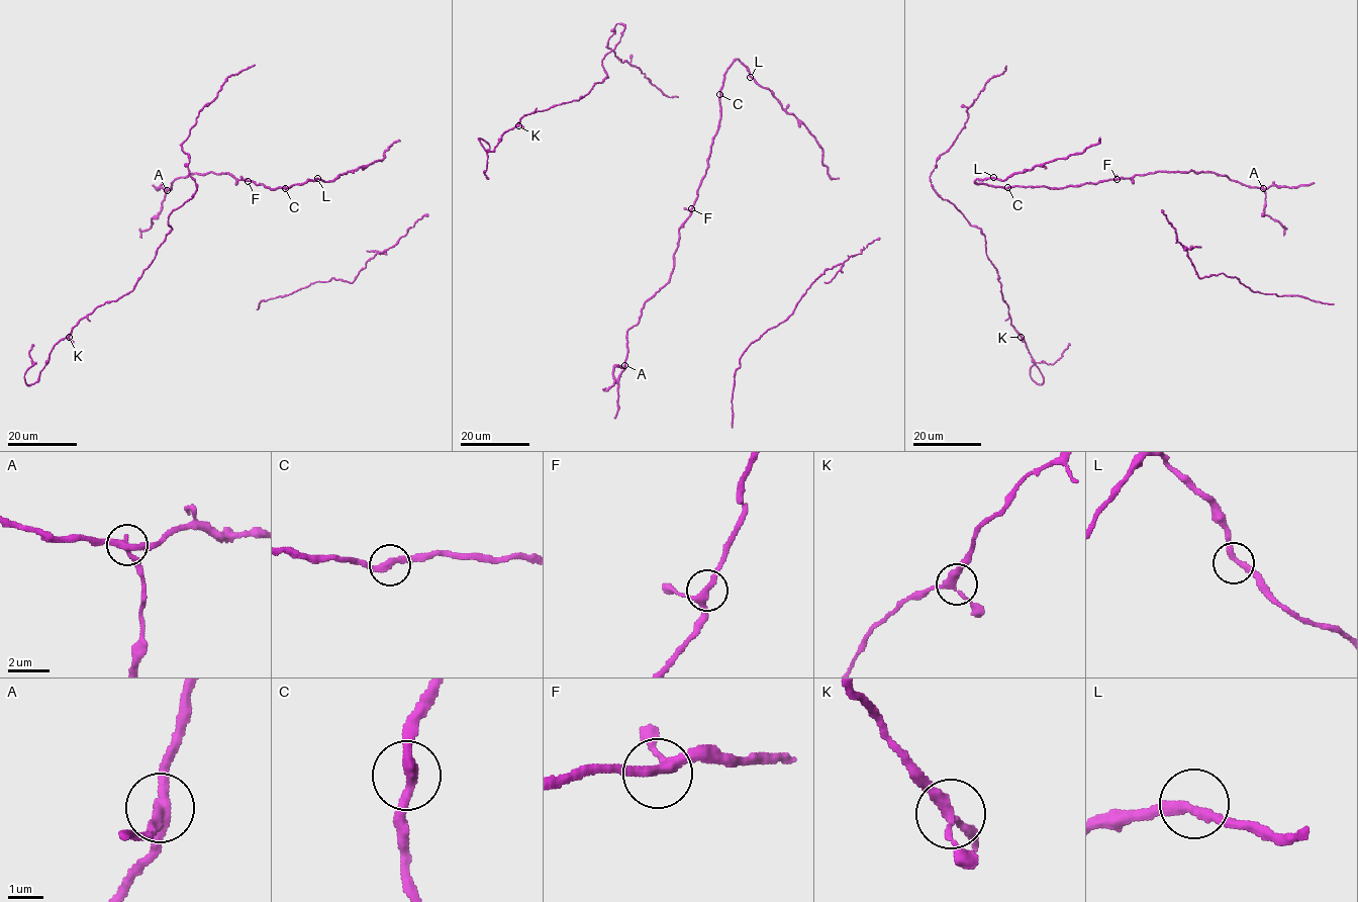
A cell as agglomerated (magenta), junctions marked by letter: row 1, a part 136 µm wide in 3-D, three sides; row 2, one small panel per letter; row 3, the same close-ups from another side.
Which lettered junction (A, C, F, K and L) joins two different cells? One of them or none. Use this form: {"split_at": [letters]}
{"split_at": ["A"]}

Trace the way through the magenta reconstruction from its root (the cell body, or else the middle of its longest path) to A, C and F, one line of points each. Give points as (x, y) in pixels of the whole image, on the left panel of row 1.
A: (318, 179), (286, 188), (271, 189), (252, 181), (238, 180), (227, 173), (190, 173), (178, 177), (166, 190)
C: (318, 179), (285, 188)
F: (318, 179), (286, 188), (271, 189), (248, 181)

